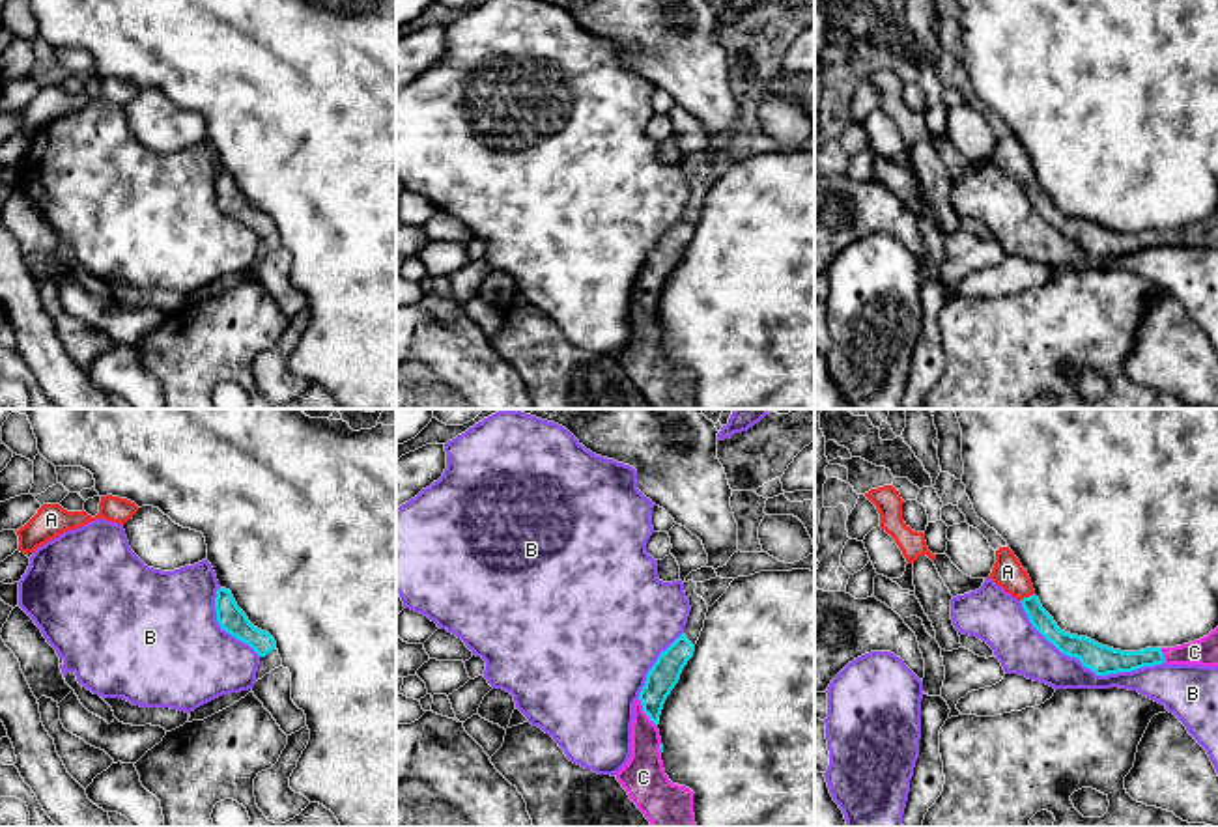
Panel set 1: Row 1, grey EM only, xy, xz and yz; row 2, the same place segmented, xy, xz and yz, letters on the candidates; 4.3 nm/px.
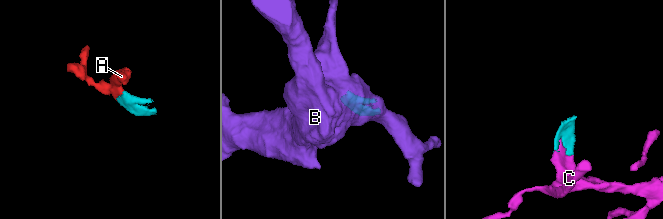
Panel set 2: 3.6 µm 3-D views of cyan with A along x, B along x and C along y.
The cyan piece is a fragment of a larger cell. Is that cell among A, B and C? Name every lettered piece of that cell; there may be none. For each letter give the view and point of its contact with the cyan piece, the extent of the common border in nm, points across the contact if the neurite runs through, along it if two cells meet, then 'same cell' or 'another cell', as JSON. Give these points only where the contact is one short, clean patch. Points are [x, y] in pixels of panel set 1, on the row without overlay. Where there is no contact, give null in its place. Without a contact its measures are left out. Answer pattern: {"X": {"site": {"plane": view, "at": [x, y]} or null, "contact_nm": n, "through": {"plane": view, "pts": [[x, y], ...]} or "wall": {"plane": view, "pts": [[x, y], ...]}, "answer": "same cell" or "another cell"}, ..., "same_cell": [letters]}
{"A": {"site": {"plane": "yz", "at": [1026, 180]}, "contact_nm": 80, "through": {"plane": "yz", "pts": [[1041, 202], [1026, 180], [1007, 154]]}, "answer": "same cell"}, "B": {"site": {"plane": "yz", "at": [1086, 249]}, "contact_nm": 700, "answer": "another cell"}, "C": {"site": {"plane": "xz", "at": [645, 294]}, "contact_nm": 150, "through": {"plane": "xz", "pts": [[665, 254], [645, 294], [645, 351]]}, "answer": "same cell"}, "same_cell": ["A", "C"]}

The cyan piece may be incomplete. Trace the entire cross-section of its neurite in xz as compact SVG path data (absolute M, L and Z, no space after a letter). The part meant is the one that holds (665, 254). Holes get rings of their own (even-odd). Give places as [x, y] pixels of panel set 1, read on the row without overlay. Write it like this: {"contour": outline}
{"contour": "M682 215L654 245L633 286L631 338L615 357L652 409L697 409L693 373L673 366L661 343L659 297L695 228Z"}

